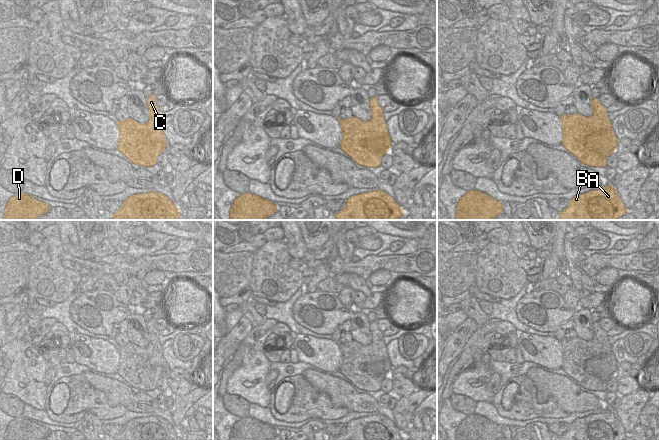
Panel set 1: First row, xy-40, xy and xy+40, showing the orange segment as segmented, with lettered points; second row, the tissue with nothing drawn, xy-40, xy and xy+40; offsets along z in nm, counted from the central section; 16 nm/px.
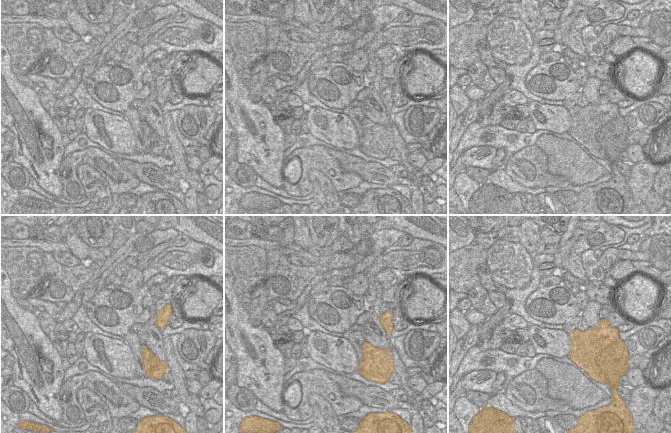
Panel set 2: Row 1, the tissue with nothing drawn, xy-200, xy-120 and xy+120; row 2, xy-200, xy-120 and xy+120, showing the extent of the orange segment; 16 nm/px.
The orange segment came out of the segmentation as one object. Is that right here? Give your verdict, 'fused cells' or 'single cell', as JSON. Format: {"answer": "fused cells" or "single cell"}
{"answer": "fused cells"}

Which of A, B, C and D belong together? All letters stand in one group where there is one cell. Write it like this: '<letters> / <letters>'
A B D / C

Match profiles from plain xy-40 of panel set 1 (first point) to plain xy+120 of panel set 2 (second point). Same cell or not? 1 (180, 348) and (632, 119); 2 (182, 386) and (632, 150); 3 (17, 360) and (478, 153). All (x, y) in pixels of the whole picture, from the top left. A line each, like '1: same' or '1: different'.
1: different
2: same
3: same

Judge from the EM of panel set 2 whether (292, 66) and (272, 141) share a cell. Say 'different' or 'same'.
different

